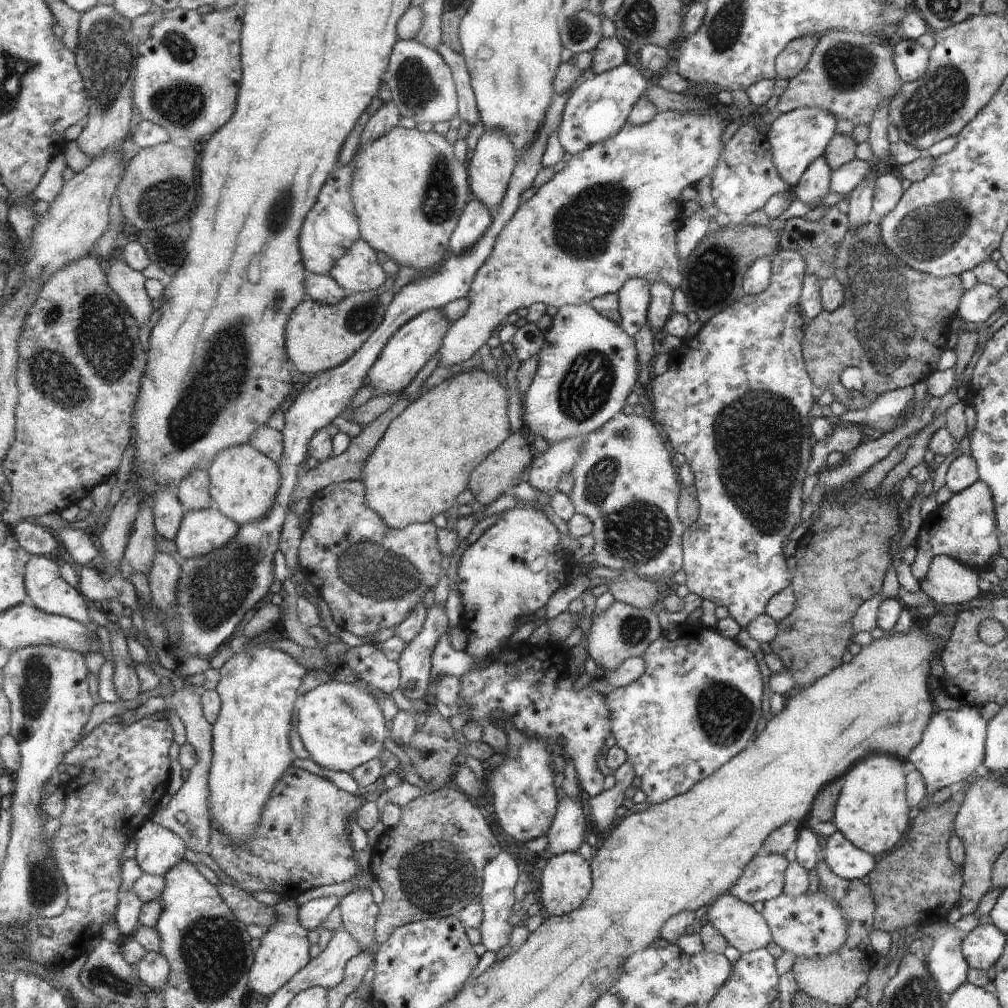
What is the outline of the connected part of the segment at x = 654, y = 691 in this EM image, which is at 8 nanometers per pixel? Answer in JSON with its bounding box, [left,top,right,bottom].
[606,622,764,805]

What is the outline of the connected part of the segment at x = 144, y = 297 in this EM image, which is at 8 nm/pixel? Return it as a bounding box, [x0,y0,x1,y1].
[106,254,156,326]

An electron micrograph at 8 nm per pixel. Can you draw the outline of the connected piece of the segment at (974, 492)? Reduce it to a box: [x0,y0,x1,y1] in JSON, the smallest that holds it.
[910,481,1000,582]

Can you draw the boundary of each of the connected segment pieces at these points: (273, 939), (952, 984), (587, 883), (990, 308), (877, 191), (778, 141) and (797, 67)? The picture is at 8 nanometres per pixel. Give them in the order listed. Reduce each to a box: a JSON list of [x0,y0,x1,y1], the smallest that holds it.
[[250,899,312,998],[919,921,970,994],[541,852,595,917],[957,283,1000,326],[872,170,904,219],[766,107,836,188],[775,34,818,80]]

